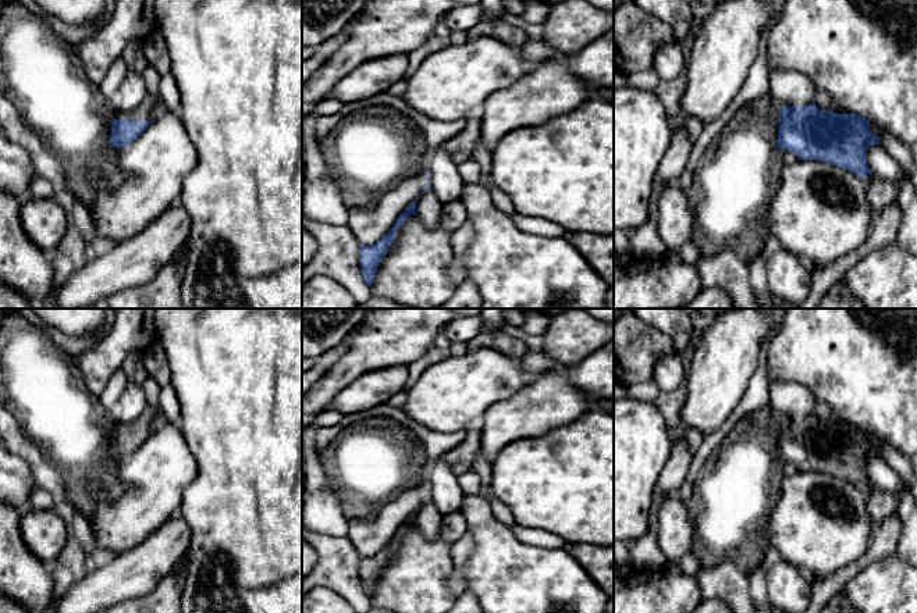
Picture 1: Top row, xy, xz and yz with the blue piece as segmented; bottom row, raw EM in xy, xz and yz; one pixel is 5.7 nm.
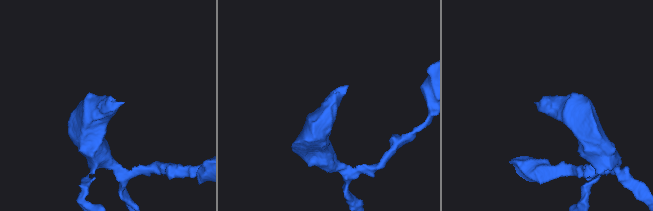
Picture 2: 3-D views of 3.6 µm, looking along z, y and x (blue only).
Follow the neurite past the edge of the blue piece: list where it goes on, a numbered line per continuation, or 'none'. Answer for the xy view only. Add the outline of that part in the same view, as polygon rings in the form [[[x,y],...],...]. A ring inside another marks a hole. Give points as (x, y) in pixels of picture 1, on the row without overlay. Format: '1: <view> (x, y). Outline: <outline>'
1: xy (144, 424). Outline: [[[146,406],[146,411],[135,421],[131,423],[120,423],[120,421],[111,421],[111,427],[114,431],[128,431],[128,432],[149,432],[153,434],[152,430],[152,418],[153,418],[153,410],[150,406]]]

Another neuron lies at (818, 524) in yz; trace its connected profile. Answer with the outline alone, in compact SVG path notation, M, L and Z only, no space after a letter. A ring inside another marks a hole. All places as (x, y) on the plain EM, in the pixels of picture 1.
M817 471L782 477L767 532L770 546L813 580L857 560L874 535L864 491Z

